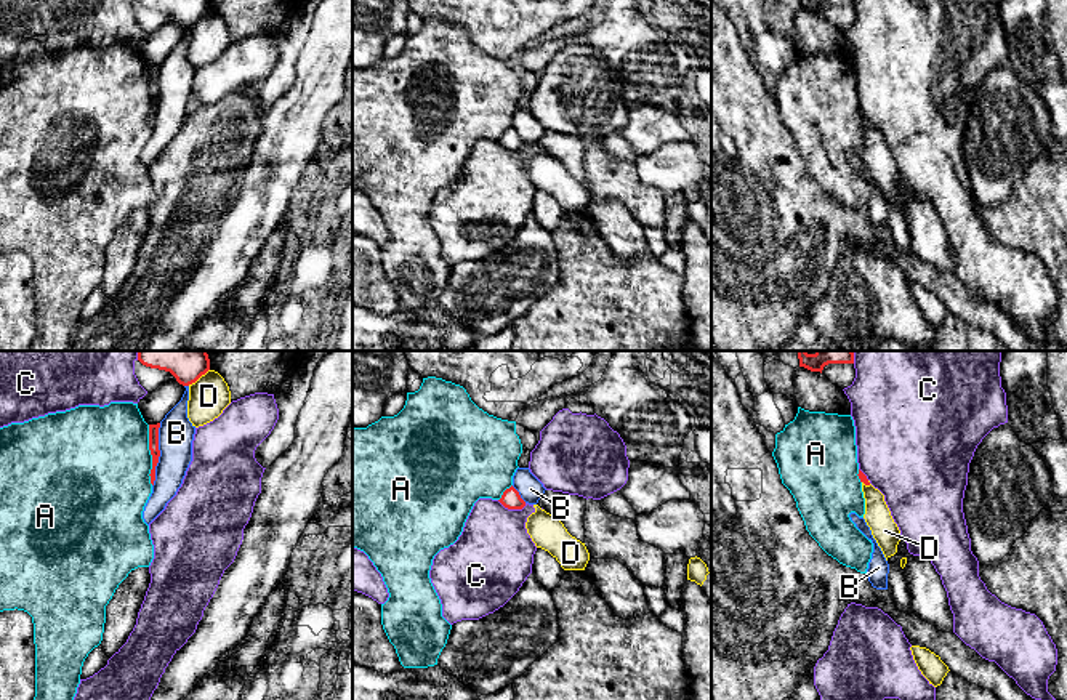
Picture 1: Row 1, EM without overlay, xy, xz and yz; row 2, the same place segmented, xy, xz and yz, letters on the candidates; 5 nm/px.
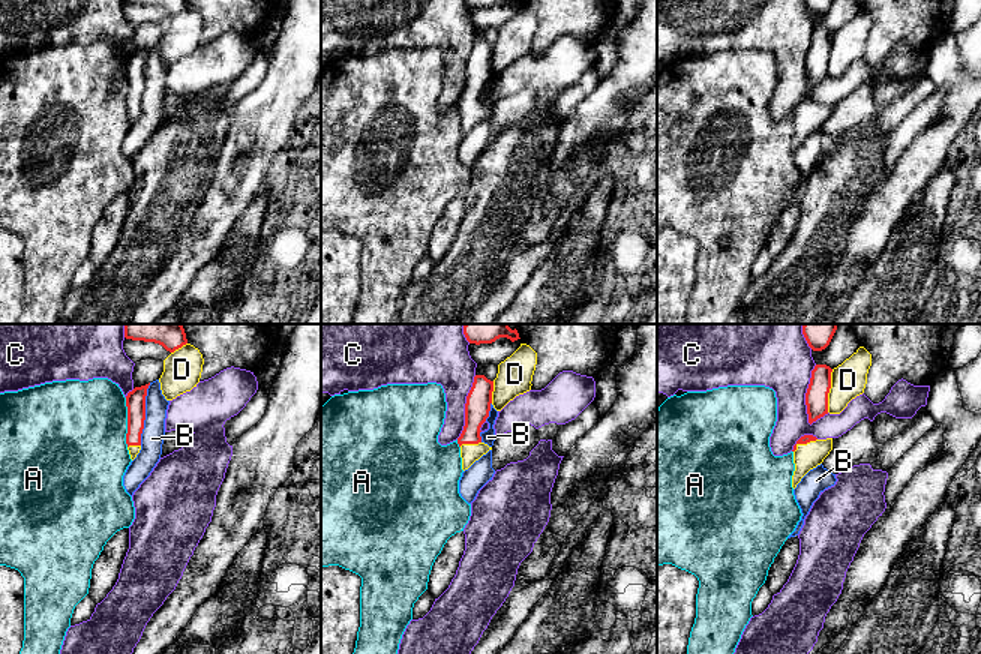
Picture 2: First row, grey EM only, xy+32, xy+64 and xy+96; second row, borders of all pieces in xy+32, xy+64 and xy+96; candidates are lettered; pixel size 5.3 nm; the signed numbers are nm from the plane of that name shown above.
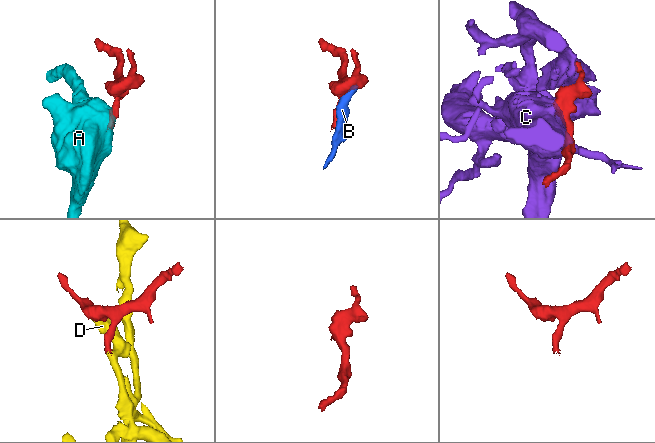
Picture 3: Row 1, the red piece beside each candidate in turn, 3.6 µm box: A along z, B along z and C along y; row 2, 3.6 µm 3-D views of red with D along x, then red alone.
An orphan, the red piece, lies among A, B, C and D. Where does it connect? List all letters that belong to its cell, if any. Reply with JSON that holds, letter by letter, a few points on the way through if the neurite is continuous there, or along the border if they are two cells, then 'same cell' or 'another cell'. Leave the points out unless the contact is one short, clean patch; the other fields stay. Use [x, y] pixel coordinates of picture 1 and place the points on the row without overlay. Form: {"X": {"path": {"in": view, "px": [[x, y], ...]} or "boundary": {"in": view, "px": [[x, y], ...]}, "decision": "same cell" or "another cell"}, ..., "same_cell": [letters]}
{"A": {"boundary": {"in": "xy", "px": [[148, 66], [149, 122], [153, 125]]}, "decision": "another cell"}, "B": {"decision": "another cell"}, "C": {"decision": "another cell"}, "D": {"decision": "same cell"}, "same_cell": ["D"]}

